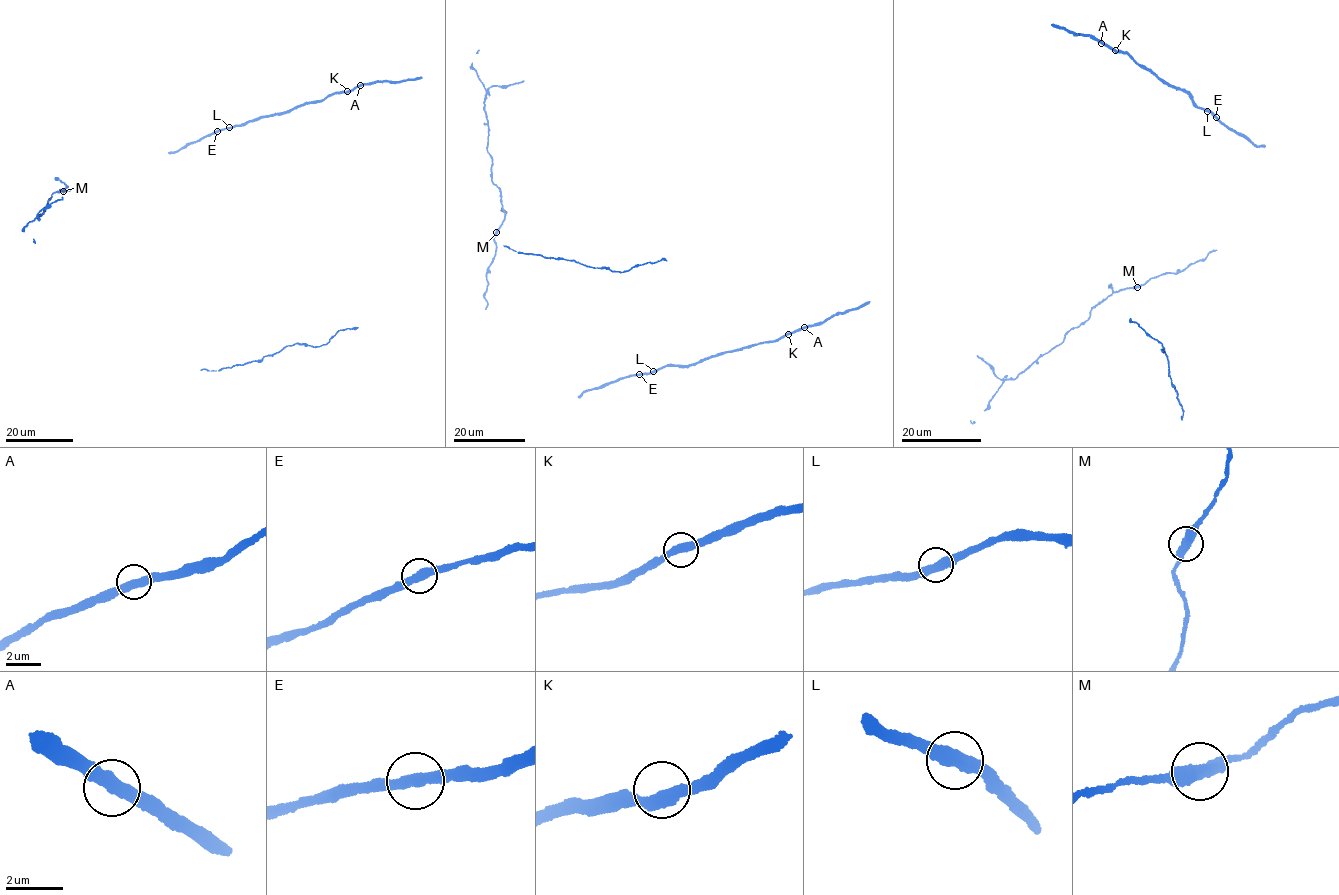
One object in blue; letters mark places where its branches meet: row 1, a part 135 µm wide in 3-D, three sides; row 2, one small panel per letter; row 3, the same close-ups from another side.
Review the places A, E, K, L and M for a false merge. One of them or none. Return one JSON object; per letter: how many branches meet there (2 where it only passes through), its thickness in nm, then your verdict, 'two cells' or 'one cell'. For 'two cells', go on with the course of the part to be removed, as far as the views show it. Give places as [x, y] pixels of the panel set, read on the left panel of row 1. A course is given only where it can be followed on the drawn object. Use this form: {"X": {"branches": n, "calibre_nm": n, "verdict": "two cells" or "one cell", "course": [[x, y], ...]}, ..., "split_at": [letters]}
{"A": {"branches": 2, "calibre_nm": 420, "verdict": "one cell"}, "E": {"branches": 2, "calibre_nm": 400, "verdict": "one cell"}, "K": {"branches": 2, "calibre_nm": 420, "verdict": "one cell"}, "L": {"branches": 2, "calibre_nm": 440, "verdict": "one cell"}, "M": {"branches": 2, "calibre_nm": 480, "verdict": "one cell"}, "split_at": []}

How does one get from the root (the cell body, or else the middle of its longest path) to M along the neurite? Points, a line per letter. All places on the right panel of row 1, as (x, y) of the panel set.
M: (1187, 266), (1176, 273), (1150, 279), (1137, 287)

